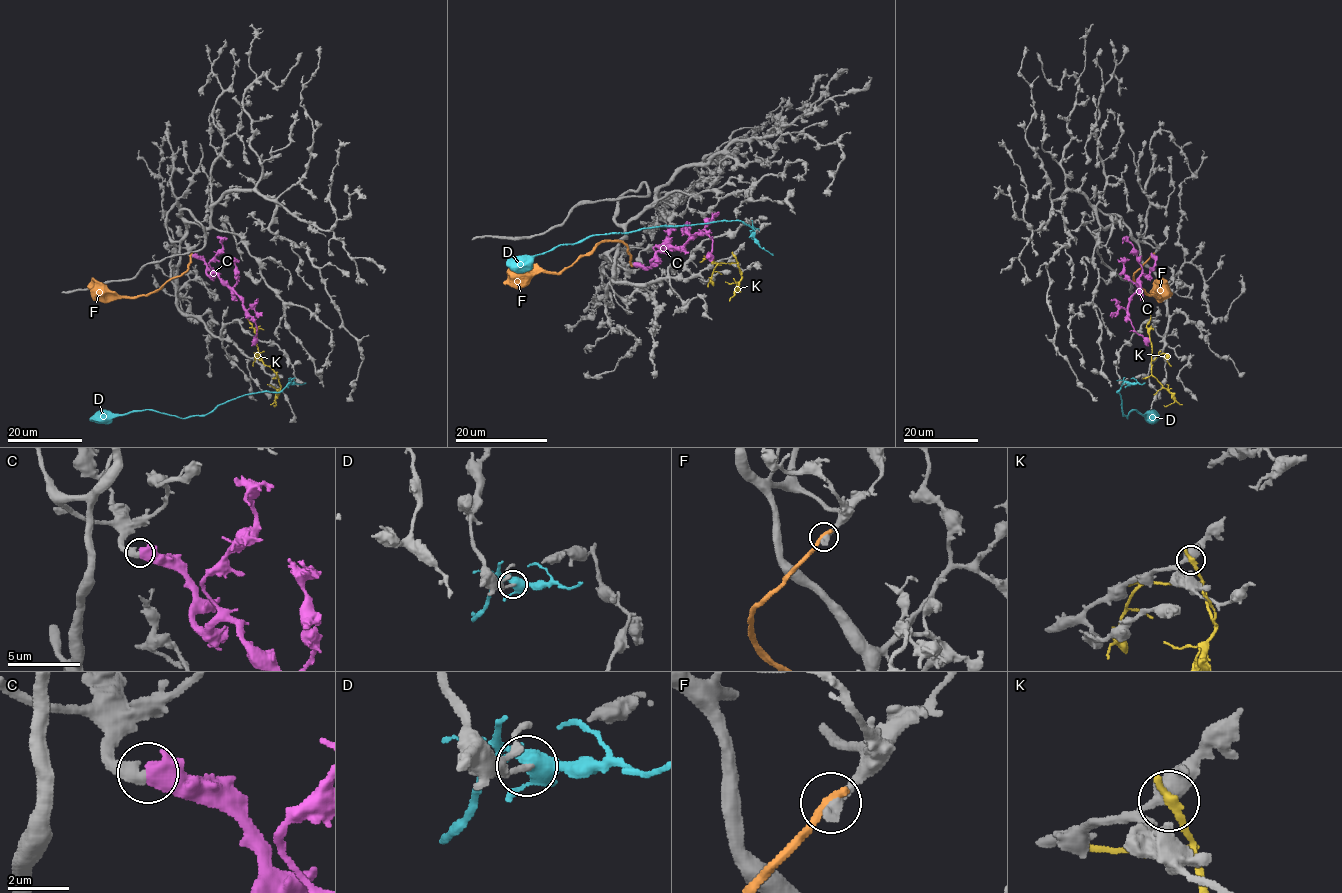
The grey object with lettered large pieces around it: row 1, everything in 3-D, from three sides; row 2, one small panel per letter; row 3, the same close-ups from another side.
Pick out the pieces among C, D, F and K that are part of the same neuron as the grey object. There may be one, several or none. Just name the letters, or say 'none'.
C

